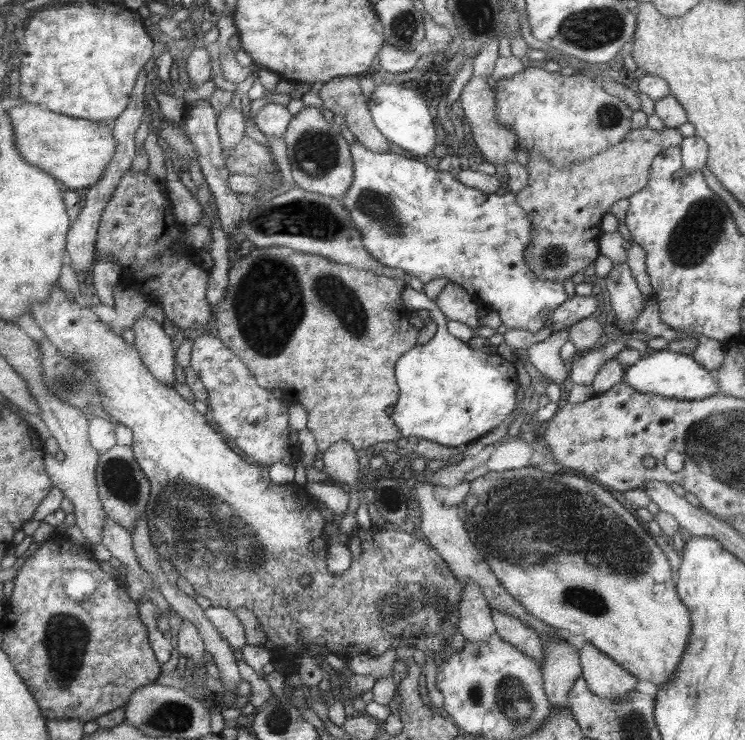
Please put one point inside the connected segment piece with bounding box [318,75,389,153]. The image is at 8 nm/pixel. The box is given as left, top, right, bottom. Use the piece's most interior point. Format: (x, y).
(341, 96)

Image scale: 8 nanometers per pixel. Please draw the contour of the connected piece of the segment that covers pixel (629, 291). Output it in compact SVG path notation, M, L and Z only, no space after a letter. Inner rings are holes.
M625 262L613 265L609 273L603 278L604 290L609 294L609 302L618 320L624 320L628 326L641 312L644 297L637 289L635 280Z

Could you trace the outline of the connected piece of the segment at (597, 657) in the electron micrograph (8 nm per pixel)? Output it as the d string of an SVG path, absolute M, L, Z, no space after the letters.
M586 642L578 650L578 654L581 676L593 695L603 699L619 699L634 690L638 678L592 644Z

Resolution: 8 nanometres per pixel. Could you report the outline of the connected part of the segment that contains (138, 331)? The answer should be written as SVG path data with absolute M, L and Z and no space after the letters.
M141 315L132 325L134 350L139 354L140 361L147 367L149 374L157 382L165 386L173 386L173 346L171 340L163 334L162 326L151 322L148 317Z

